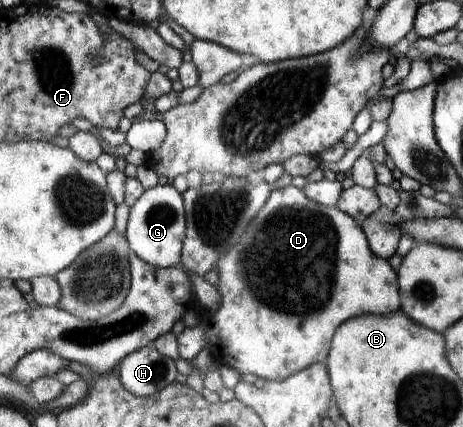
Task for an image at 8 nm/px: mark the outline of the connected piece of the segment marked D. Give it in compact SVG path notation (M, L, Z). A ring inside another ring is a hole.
M293 184L280 189L273 189L262 206L262 209L253 217L246 226L238 243L232 251L228 251L224 257L220 256L215 265L218 269L218 287L220 293L220 305L216 311L198 311L201 319L197 326L188 327L177 335L179 354L182 359L191 362L202 350L209 349L214 359L221 365L227 365L239 371L240 374L252 374L262 379L277 382L306 369L315 363L320 363L328 357L331 339L334 332L344 321L361 315L372 314L383 316L401 309L401 299L397 282L397 272L390 266L389 260L378 257L369 246L366 234L360 224L347 213L340 211L336 206L330 207L311 200L302 188Z

